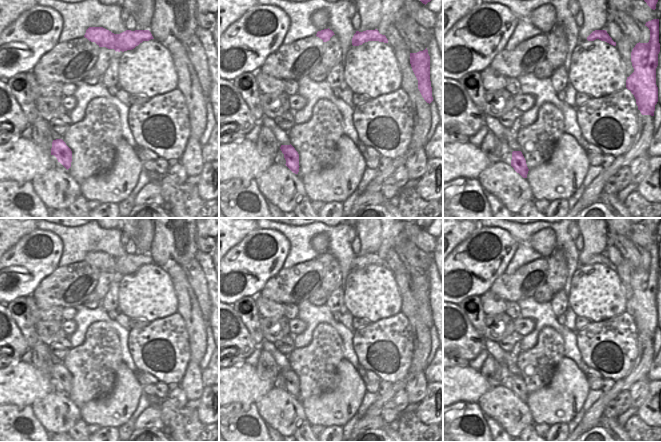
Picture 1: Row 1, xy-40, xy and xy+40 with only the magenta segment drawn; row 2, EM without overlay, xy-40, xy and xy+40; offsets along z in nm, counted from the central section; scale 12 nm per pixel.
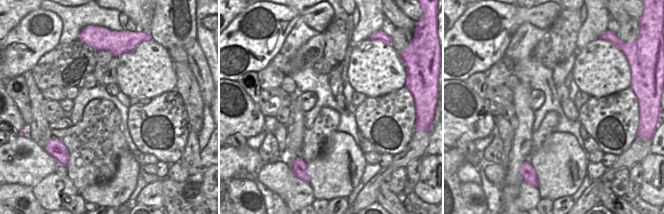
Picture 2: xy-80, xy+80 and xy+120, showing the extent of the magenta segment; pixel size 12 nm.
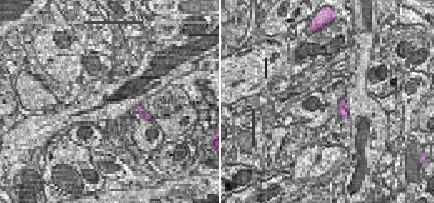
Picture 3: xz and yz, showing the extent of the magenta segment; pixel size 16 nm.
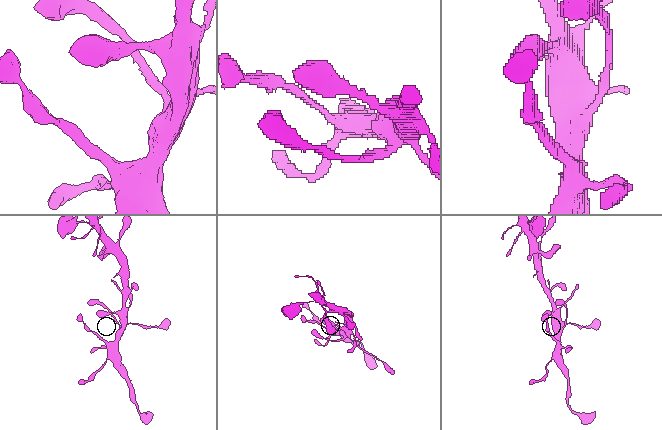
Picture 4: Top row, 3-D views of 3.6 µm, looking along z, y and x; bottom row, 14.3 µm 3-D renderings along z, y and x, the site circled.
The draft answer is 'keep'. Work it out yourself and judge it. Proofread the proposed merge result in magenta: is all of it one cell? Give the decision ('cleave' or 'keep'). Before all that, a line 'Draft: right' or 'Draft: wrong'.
Draft: right
keep

